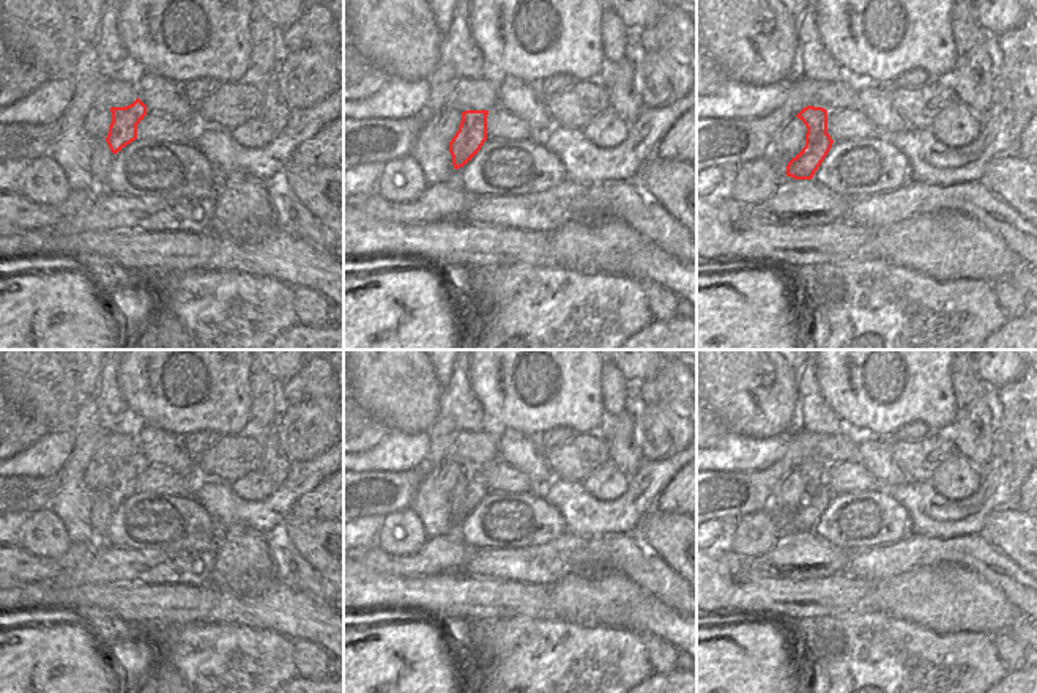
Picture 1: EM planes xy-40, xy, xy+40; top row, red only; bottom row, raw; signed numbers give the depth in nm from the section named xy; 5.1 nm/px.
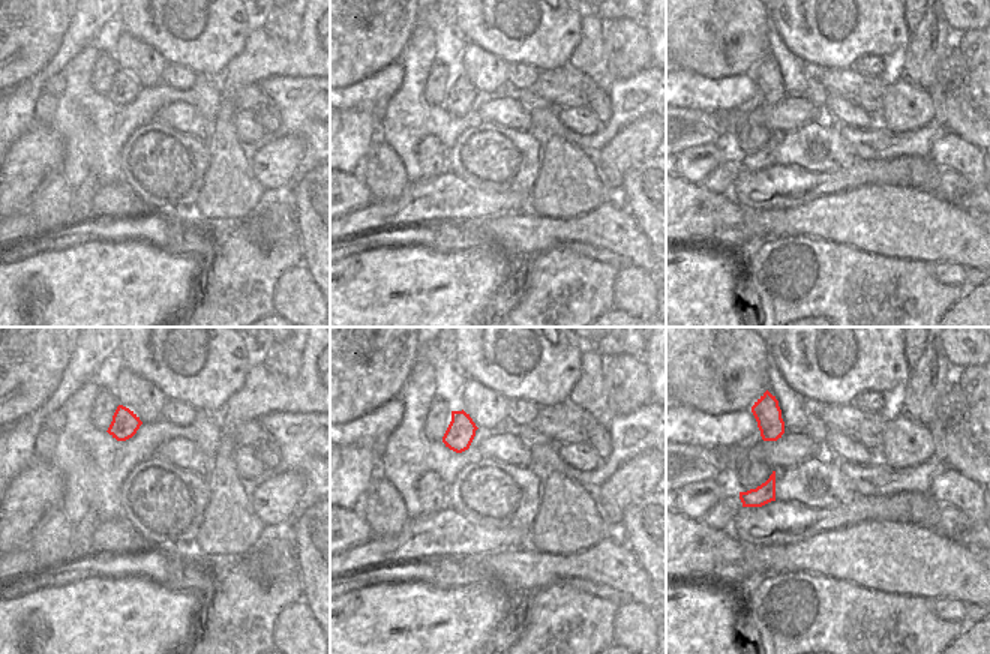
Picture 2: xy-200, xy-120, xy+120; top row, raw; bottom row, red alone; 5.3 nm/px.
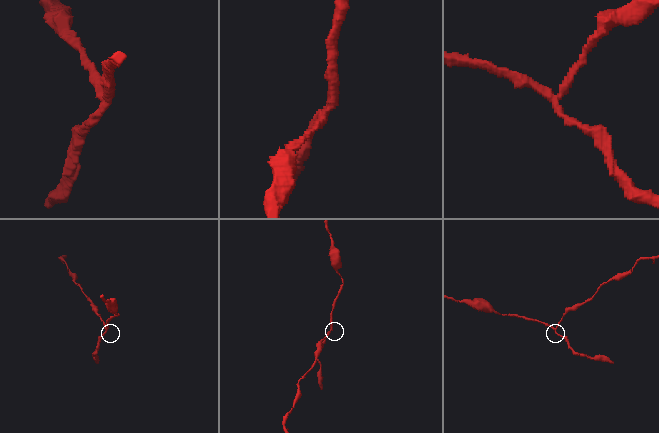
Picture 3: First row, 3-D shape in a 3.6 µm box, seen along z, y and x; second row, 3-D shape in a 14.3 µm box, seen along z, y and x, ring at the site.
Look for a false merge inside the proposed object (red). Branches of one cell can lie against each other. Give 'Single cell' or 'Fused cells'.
Fused cells

